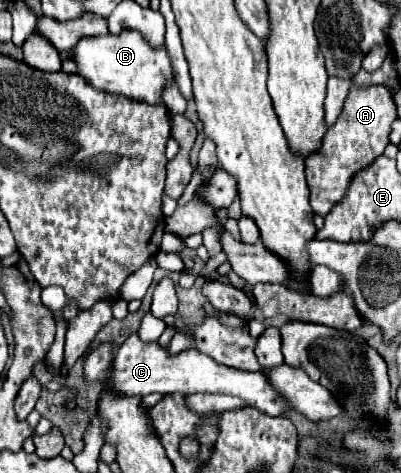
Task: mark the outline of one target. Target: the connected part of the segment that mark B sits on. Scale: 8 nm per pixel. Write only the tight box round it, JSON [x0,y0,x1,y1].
[74,30,174,104]

